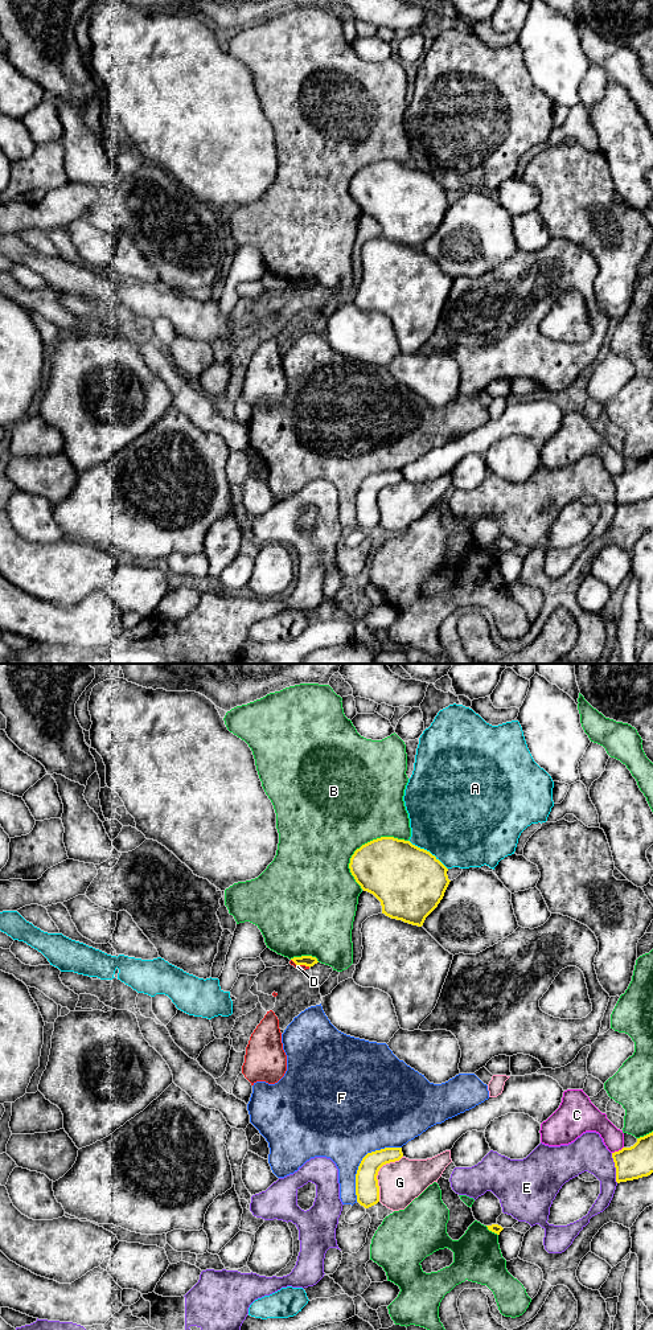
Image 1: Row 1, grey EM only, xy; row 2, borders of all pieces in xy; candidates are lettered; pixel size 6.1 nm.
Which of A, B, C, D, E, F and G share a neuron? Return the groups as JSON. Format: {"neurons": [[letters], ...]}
{"neurons": [["A"], ["B"], ["C"], ["D"], ["E"], ["F"], ["G"]]}

